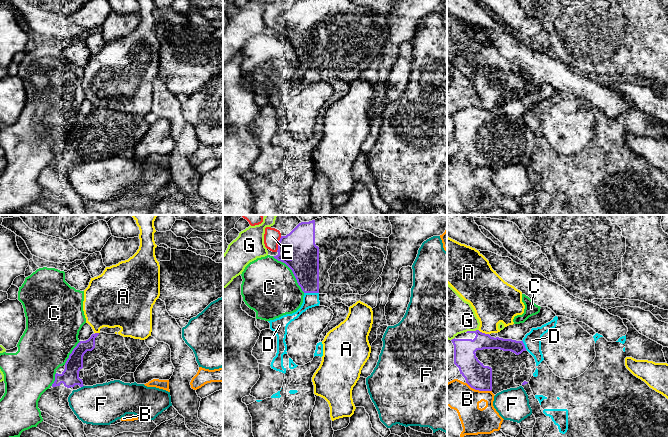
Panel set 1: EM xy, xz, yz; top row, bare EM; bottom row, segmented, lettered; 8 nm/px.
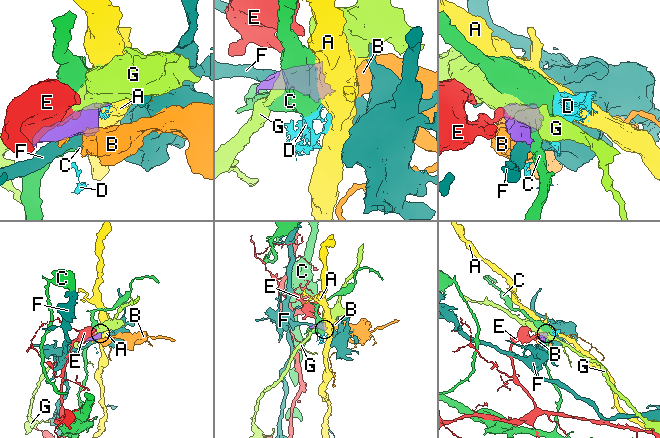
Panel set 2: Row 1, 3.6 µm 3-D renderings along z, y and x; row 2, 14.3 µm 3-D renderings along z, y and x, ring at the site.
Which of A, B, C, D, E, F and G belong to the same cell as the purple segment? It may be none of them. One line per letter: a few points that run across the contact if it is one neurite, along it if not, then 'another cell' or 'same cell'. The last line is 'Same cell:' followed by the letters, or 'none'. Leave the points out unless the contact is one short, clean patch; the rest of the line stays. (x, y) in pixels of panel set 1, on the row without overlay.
A: line yz (478, 105), (488, 110); another cell
B: another cell
C: another cell
D: line xz (304, 68), (318, 69); another cell
E: another cell
F: another cell
G: another cell
Same cell: none

